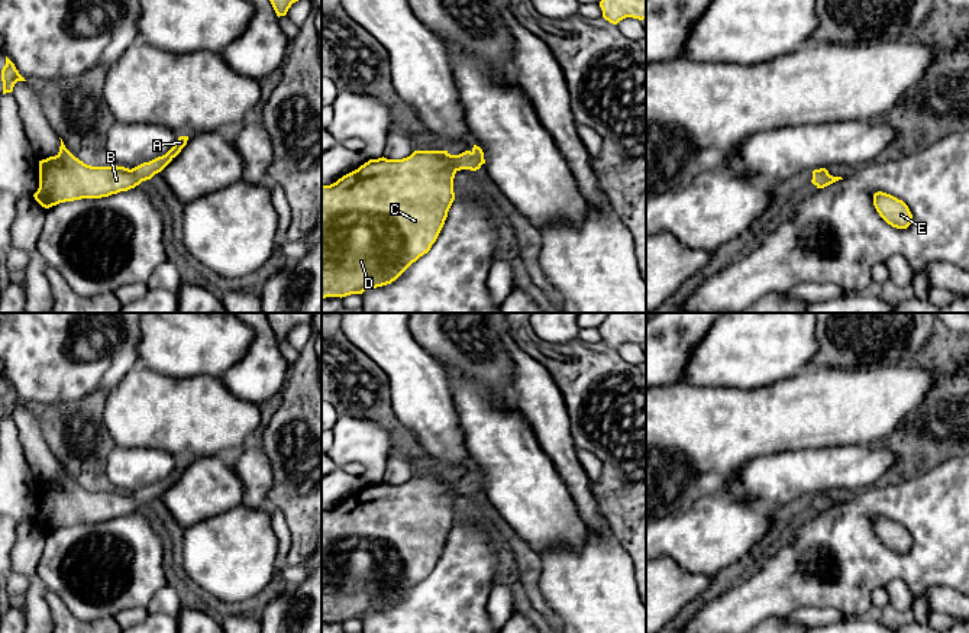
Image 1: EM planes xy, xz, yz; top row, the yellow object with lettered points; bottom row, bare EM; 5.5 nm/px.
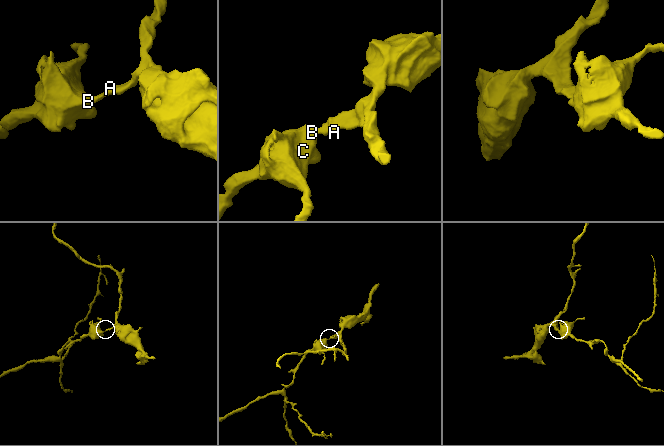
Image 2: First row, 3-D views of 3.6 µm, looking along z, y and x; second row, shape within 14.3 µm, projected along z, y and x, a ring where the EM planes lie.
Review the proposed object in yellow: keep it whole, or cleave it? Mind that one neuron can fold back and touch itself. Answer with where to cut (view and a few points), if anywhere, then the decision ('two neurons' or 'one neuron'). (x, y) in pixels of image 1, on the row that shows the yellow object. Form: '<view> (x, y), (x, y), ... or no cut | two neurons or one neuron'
no cut | one neuron

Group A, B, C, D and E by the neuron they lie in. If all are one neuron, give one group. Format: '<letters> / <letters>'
A B C D E

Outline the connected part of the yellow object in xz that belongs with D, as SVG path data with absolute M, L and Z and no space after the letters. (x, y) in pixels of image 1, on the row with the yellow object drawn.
M474 145L471 151L459 155L450 155L448 151L414 151L410 156L403 159L369 159L358 169L343 175L330 185L322 185L322 300L326 297L346 297L351 294L362 294L365 290L382 287L395 281L413 262L427 253L436 242L448 211L455 200L453 178L461 169L477 171L485 164L484 152L479 146Z

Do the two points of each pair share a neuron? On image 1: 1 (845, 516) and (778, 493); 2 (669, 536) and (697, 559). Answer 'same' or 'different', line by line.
1: different
2: same

